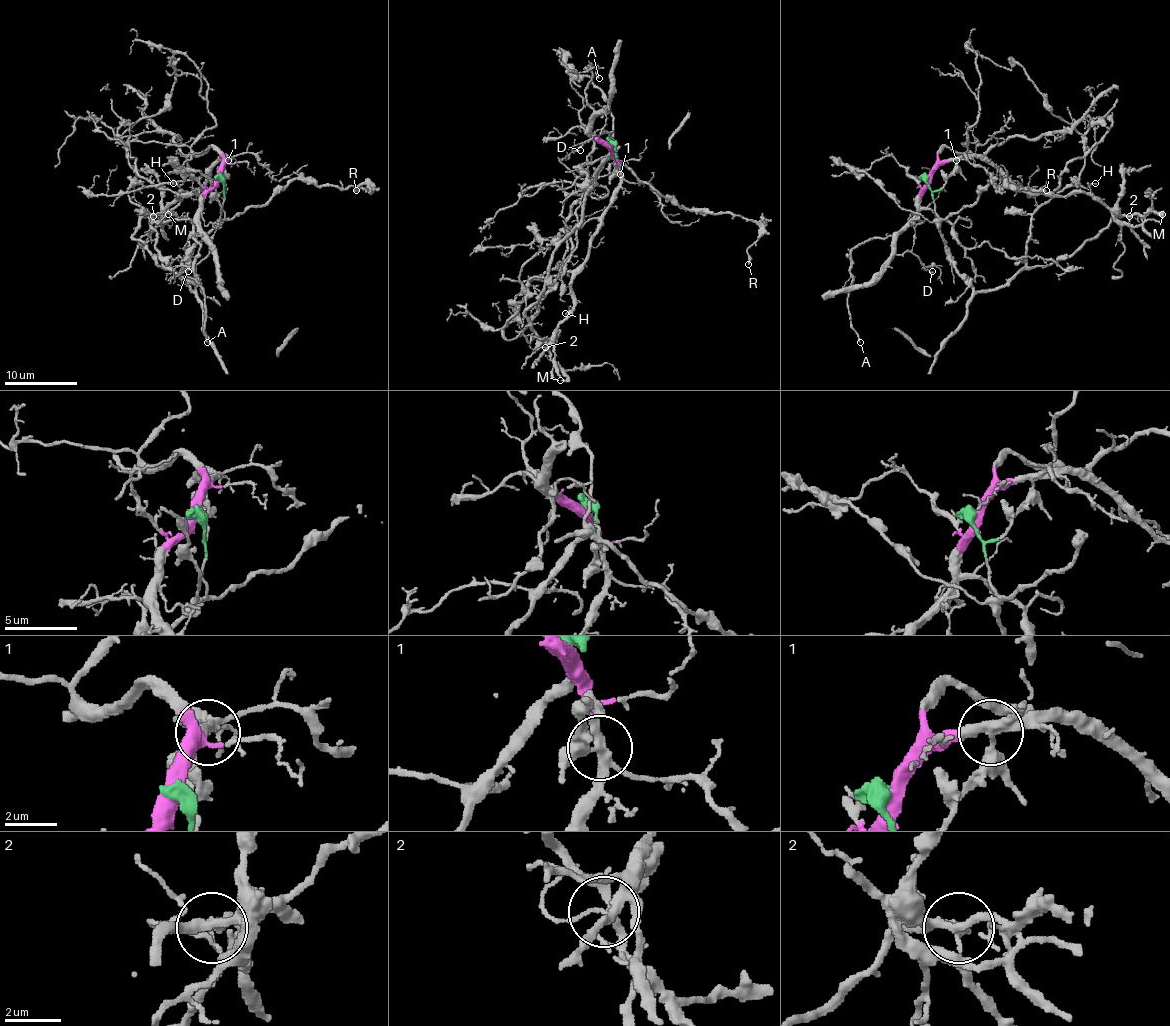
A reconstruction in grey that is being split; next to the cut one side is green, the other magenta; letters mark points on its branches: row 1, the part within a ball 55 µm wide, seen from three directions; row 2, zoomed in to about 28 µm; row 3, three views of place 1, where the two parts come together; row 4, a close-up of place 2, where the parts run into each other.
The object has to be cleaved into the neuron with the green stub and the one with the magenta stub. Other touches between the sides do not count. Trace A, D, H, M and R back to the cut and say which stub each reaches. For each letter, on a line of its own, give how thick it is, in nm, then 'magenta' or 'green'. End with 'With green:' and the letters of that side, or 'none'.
A: 150 nm thick; magenta
D: 130 nm thick; magenta
H: 130 nm thick; magenta
M: 280 nm thick; green
R: 320 nm thick; green
With green: M, R

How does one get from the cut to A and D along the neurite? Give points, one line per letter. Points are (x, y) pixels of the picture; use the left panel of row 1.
A: (217, 176), (199, 215), (201, 235), (193, 238), (199, 244), (193, 275), (204, 296), (206, 342)
D: (217, 176), (201, 216), (215, 229), (210, 247), (204, 258), (181, 271), (188, 271)

